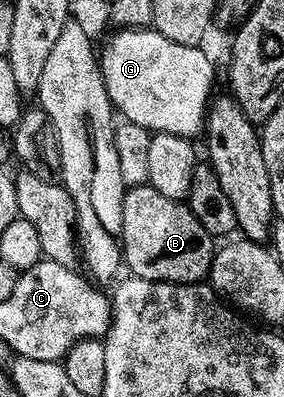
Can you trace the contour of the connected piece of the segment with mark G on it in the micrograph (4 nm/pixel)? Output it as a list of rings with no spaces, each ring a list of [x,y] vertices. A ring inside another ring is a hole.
[[[151,26],[121,27],[105,42],[104,49],[99,49],[98,61],[113,109],[130,123],[149,128],[152,134],[169,132],[196,138],[203,133],[218,69],[197,46],[170,42]]]

